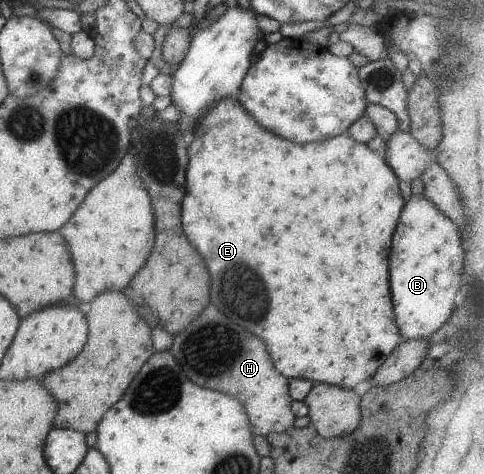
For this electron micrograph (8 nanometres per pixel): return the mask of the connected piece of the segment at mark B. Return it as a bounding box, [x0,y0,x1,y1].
[388,194,462,339]

